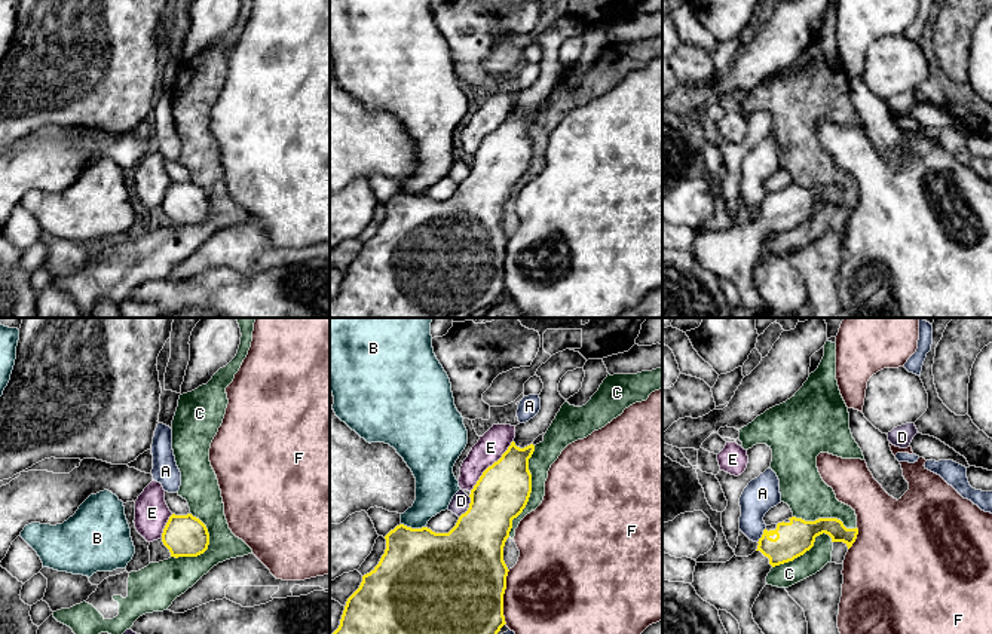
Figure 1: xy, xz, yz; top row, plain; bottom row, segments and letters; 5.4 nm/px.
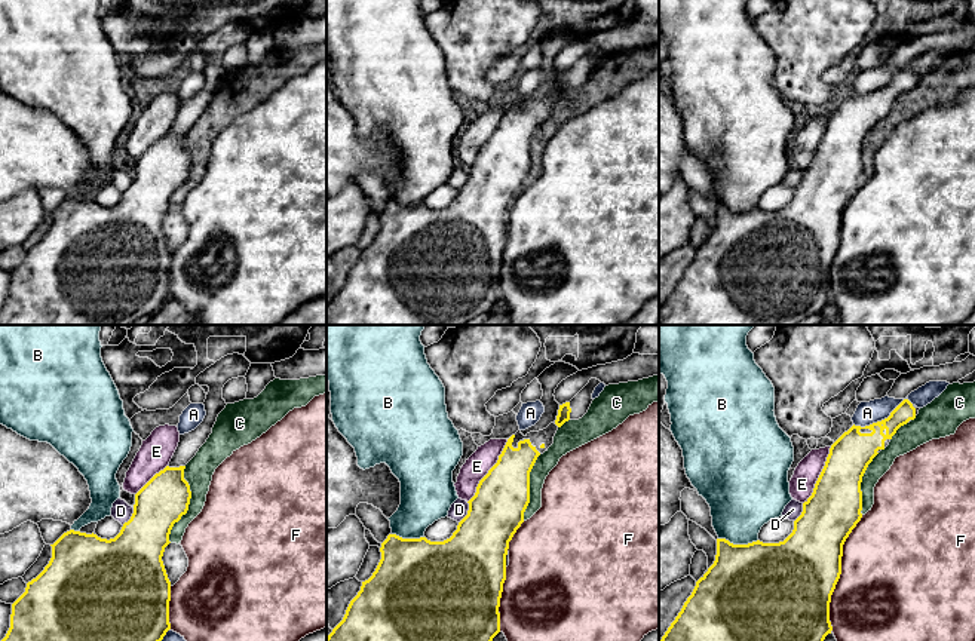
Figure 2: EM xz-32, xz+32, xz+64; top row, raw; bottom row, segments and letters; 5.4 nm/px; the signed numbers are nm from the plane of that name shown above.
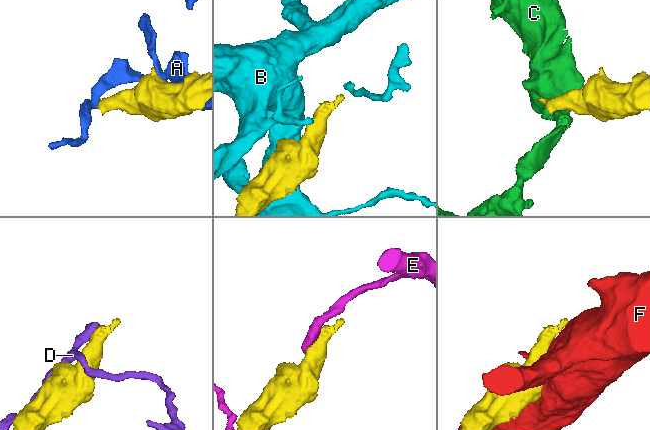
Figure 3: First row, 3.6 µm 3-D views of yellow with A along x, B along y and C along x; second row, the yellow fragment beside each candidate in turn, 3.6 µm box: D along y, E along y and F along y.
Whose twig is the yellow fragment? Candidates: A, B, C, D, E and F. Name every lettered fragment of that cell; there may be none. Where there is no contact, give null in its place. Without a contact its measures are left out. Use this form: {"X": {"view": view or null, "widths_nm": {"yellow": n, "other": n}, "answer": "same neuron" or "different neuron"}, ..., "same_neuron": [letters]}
{"A": {"view": "yz", "widths_nm": {"yellow": 190, "other": 190}, "answer": "different neuron"}, "B": {"view": "xz", "widths_nm": {"yellow": 480, "other": 200}, "answer": "different neuron"}, "C": {"view": "xz", "widths_nm": {"yellow": 300, "other": 130}, "answer": "different neuron"}, "D": {"view": "xz", "widths_nm": {"yellow": 340, "other": 100}, "answer": "different neuron"}, "E": {"view": "xz", "widths_nm": {"yellow": 300, "other": 150}, "answer": "different neuron"}, "F": {"view": "xz", "widths_nm": {"yellow": 500, "other": 480}, "answer": "different neuron"}, "same_neuron": []}

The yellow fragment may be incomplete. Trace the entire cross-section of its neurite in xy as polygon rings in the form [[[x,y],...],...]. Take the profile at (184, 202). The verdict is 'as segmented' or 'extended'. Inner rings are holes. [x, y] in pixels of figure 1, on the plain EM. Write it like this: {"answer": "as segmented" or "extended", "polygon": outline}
{"answer": "as segmented", "polygon": [[[172,181],[163,196],[162,209],[171,224],[198,224],[208,217],[209,200],[206,193],[192,181]]]}

